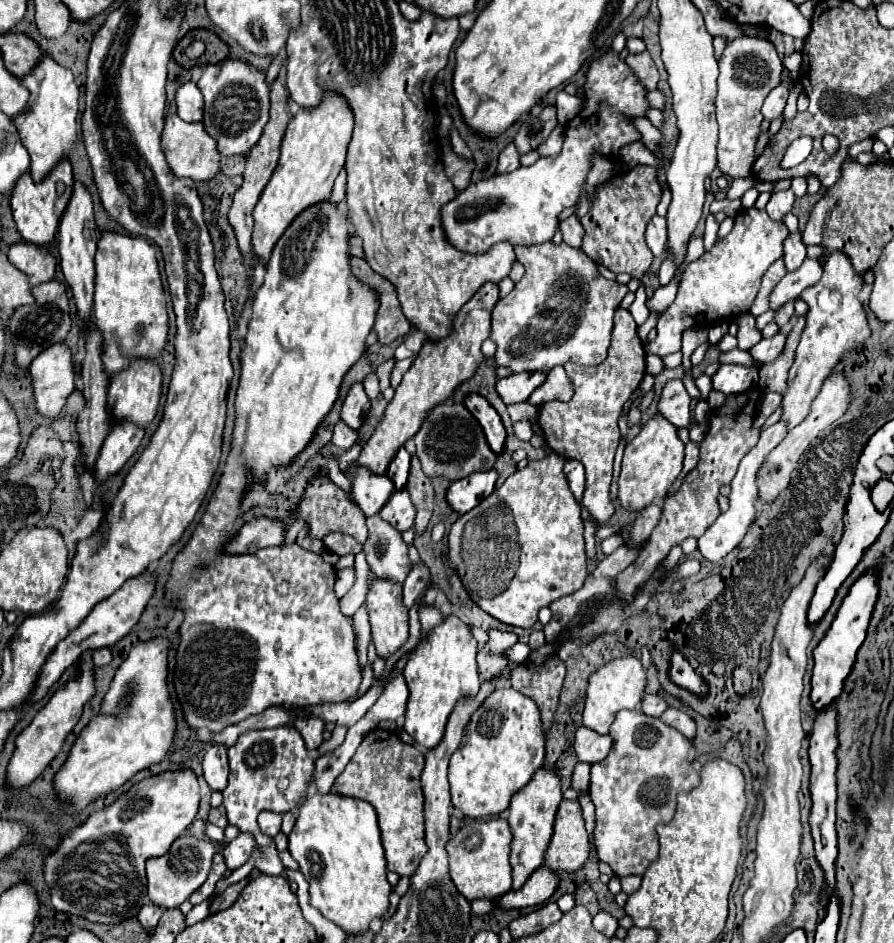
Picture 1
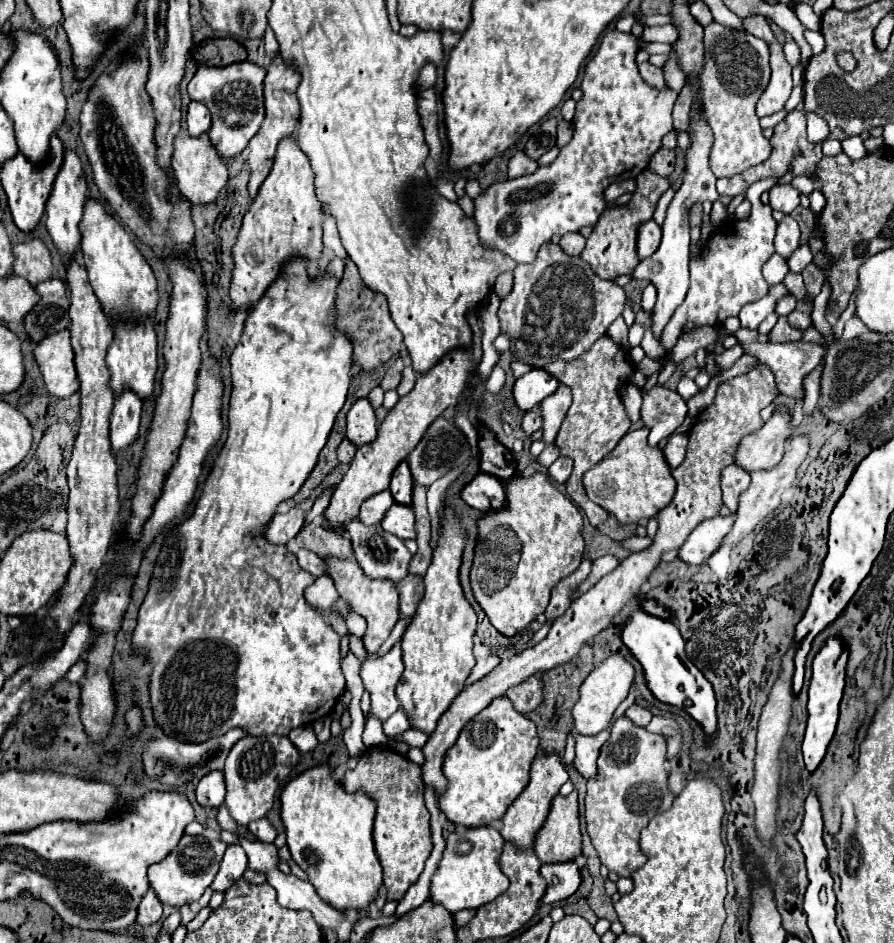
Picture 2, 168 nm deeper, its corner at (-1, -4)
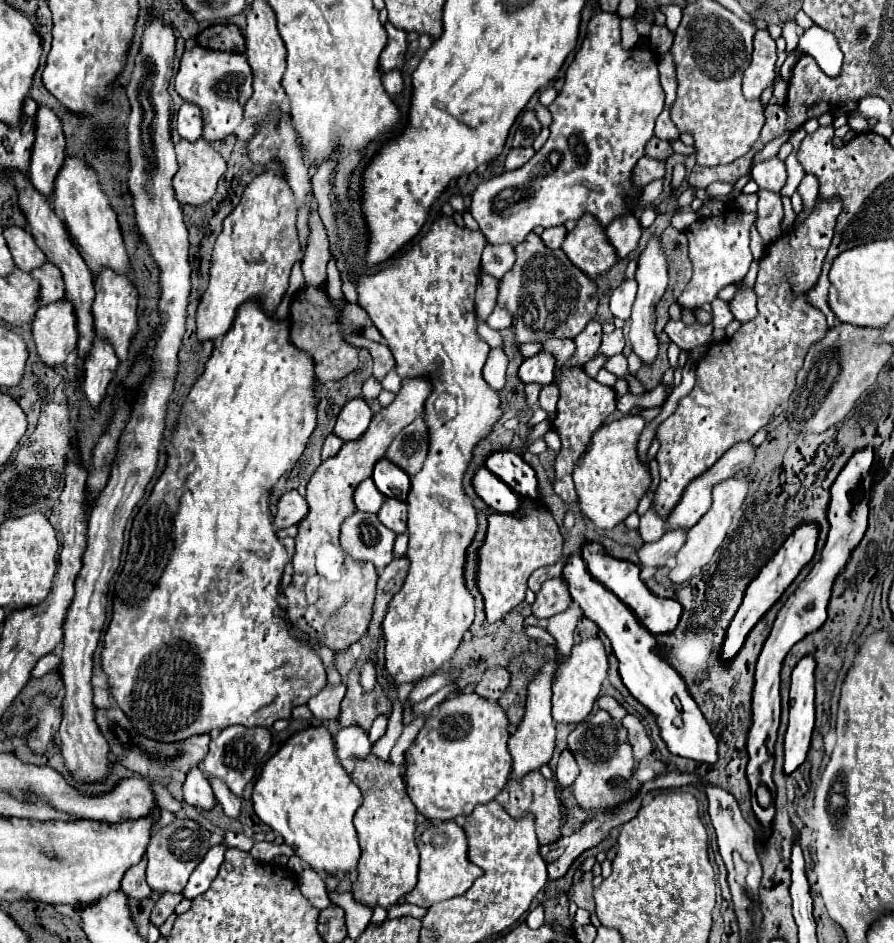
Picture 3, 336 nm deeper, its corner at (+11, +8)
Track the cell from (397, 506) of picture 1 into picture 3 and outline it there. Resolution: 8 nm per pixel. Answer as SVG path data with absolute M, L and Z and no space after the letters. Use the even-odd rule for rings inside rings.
M388 498L378 512L378 518L392 532L404 534L406 532L406 502Z

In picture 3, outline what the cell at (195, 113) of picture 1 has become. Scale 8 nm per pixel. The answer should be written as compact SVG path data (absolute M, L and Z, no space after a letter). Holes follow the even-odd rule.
M184 102L180 112L178 112L176 130L188 142L200 140L202 138L202 112L200 112L200 108L196 108L194 104Z

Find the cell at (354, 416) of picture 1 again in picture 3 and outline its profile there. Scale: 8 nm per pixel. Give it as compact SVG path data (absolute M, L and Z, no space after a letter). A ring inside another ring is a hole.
M362 398L350 400L342 408L342 412L340 412L338 420L336 420L334 434L344 442L358 440L368 430L370 420L372 420L372 410L368 408L368 404Z

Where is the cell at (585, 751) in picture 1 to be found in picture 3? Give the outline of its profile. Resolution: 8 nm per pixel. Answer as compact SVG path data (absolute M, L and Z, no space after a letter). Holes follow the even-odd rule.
M564 750L564 752L560 754L560 760L558 760L558 766L556 766L554 782L558 784L560 790L566 790L566 788L572 786L572 782L576 780L576 776L578 776L576 760L574 760L574 756L572 756L568 750Z

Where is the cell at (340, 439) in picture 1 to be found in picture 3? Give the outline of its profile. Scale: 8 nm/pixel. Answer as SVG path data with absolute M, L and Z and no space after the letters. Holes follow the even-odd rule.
M328 434L328 438L326 438L326 442L324 442L324 446L322 446L322 460L326 460L326 458L332 458L334 454L338 454L338 450L342 448L342 440L340 438L336 438L334 434Z

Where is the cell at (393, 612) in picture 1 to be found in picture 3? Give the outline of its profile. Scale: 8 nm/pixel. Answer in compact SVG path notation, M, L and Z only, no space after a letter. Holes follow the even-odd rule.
M424 378L404 380L400 392L396 394L396 400L382 408L374 418L370 428L364 432L364 436L356 442L346 442L340 452L328 460L324 460L318 470L312 474L308 482L306 500L310 506L310 512L304 522L298 524L298 536L296 536L296 552L292 556L292 582L288 588L282 590L282 594L288 600L286 616L290 626L304 632L308 636L308 642L312 646L318 646L320 642L334 650L346 650L350 644L358 642L366 630L368 622L372 618L372 604L376 598L376 568L370 562L354 560L346 552L340 550L338 534L341 524L350 514L356 512L354 506L354 490L356 486L372 476L374 464L384 458L390 442L394 436L404 430L410 422L414 422L424 412L424 400L430 396L432 384ZM320 550L336 552L338 556L330 554L330 562L326 570L316 568L316 554Z

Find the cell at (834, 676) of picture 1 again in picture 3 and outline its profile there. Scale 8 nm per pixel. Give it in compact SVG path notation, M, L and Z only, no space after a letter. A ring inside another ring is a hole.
M812 656L798 662L790 684L790 722L784 736L784 774L792 774L806 758L814 730L814 668Z

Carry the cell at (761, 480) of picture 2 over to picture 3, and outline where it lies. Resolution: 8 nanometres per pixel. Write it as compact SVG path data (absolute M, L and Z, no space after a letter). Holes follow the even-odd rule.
M728 478L720 484L716 484L716 490L712 492L712 508L700 518L700 522L686 534L686 542L684 546L676 552L676 564L670 568L670 574L668 578L674 582L674 584L682 584L684 580L688 580L692 576L694 570L700 570L702 566L706 566L716 548L722 544L722 540L726 538L726 532L728 532L728 526L730 526L730 520L732 520L732 514L742 506L744 498L746 498L746 492L748 492L748 480L746 478Z

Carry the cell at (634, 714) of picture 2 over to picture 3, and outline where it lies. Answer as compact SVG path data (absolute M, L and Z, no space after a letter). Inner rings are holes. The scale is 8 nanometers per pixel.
M600 696L596 700L596 704L598 704L600 710L606 710L614 720L622 720L626 716L626 710L614 698L610 698L610 696Z

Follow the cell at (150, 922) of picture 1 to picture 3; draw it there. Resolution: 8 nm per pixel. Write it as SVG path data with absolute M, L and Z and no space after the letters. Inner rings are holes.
M142 858L136 866L128 868L122 878L122 892L130 900L144 900L150 896L150 886L146 884L146 858Z

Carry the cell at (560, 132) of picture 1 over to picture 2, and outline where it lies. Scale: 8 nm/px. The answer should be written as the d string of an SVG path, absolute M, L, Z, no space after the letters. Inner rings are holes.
M560 120L560 122L558 122L558 148L564 148L564 146L572 140L572 134L574 134L572 122Z

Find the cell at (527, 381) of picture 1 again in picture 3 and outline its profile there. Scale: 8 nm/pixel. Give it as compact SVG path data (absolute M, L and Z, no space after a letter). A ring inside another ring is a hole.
M540 352L532 358L526 358L518 374L524 380L524 384L538 382L544 386L554 382L554 368L556 368L556 358L550 352Z

